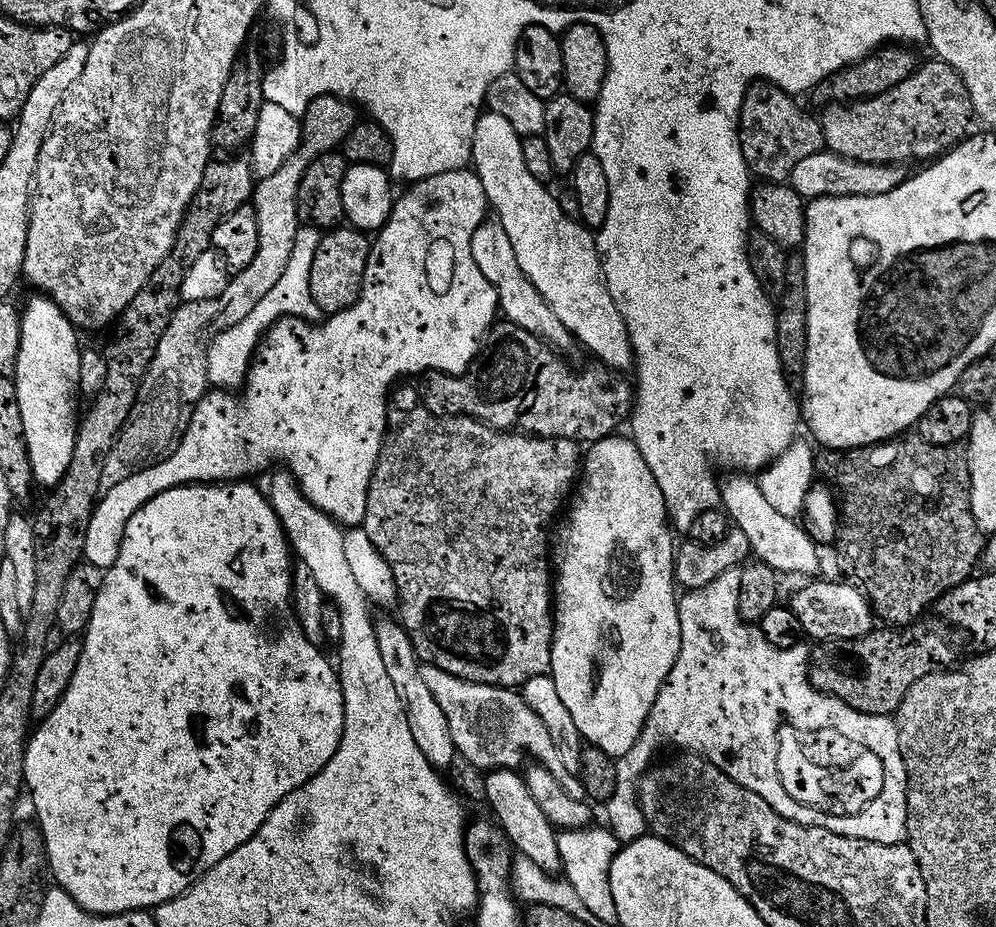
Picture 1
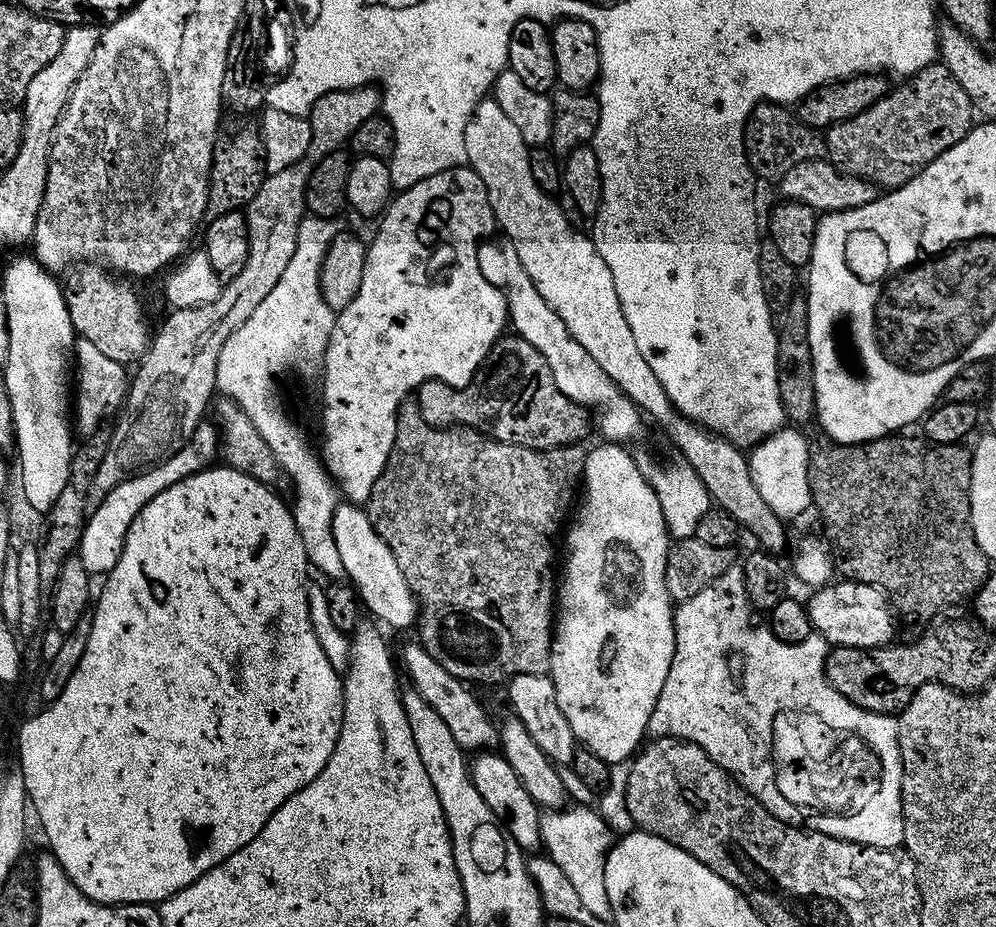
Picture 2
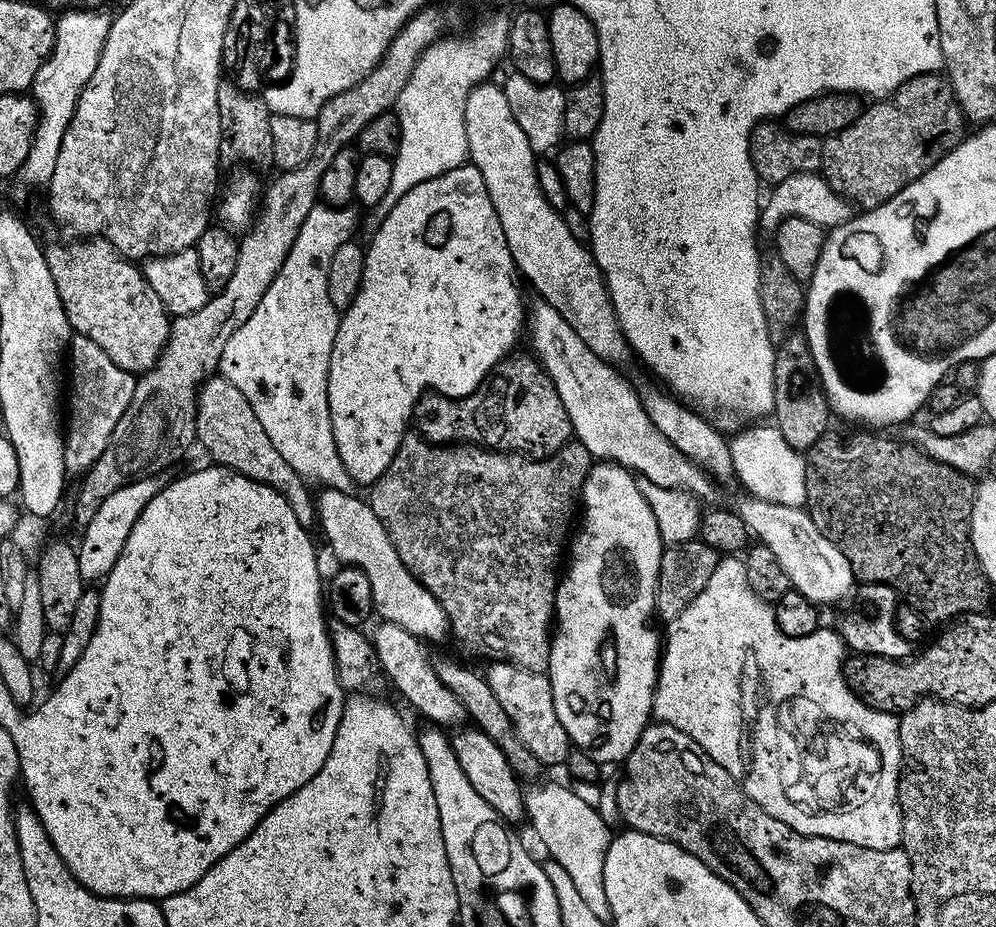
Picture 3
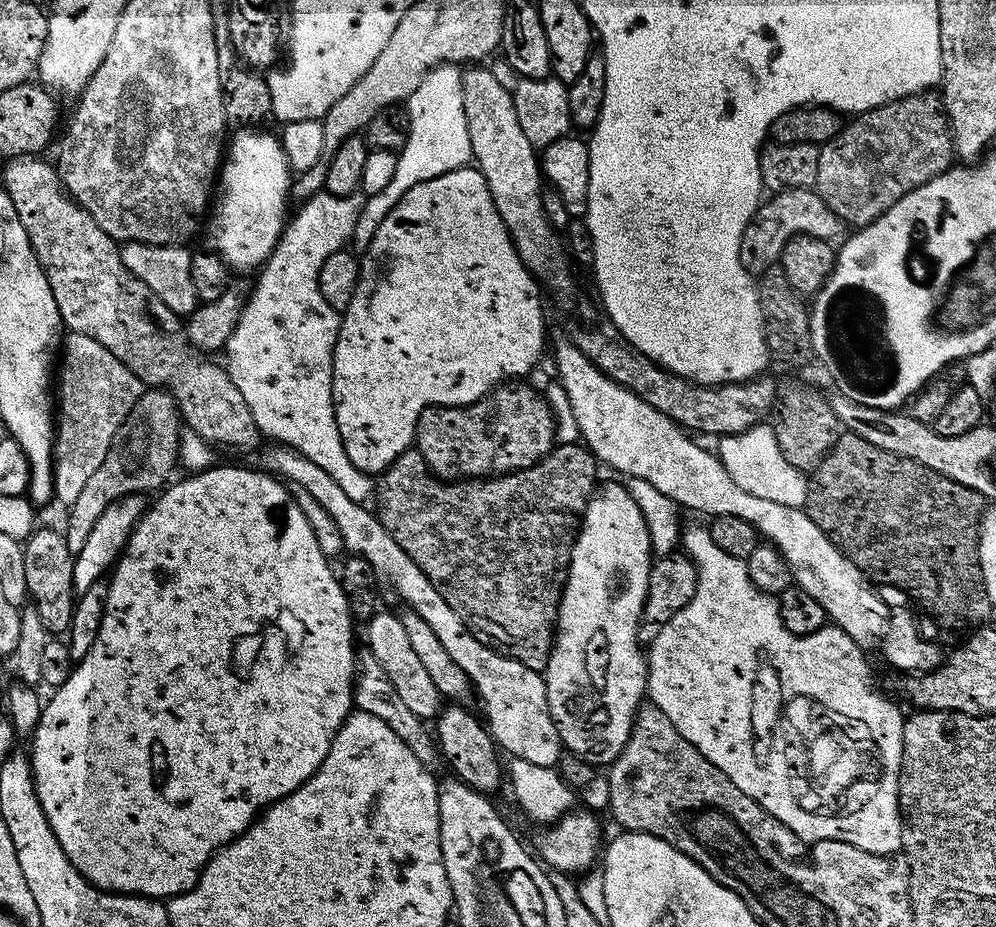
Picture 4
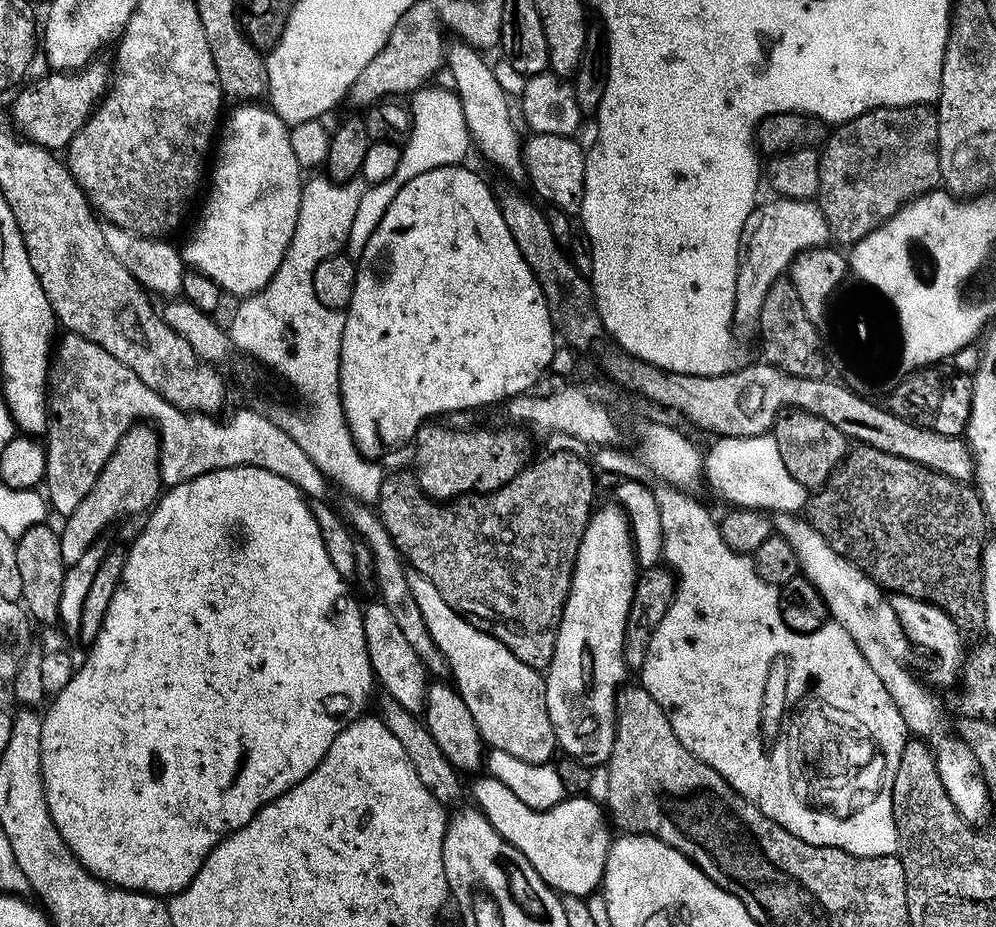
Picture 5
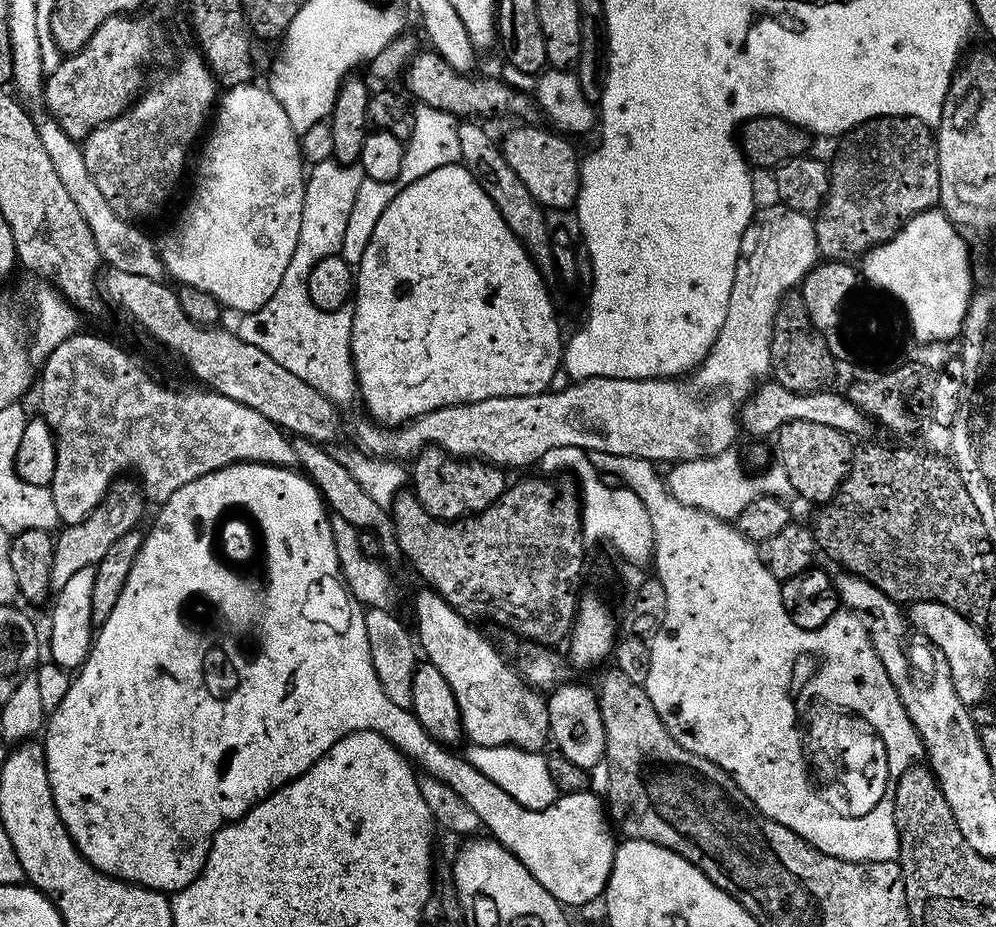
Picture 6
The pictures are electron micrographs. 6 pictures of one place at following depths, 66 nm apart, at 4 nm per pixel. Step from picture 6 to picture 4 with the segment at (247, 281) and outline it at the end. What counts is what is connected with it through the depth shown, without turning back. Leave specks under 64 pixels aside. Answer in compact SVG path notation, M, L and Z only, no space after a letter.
M240 130L236 137L231 137L218 173L218 191L210 208L210 219L207 221L208 232L212 235L211 247L223 258L229 269L259 269L267 261L280 243L284 232L290 201L290 189L294 179L286 162L286 154L282 150L279 139L264 130Z

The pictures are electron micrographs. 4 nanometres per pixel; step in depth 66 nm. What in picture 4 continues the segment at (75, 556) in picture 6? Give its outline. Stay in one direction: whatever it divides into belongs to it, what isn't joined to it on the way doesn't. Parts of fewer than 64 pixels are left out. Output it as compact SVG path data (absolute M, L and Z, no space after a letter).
M163 387L141 391L130 414L126 414L122 426L118 426L110 442L110 450L106 450L106 458L102 458L102 466L94 470L94 475L86 481L86 487L67 509L68 525L63 525L62 531L74 554L82 550L86 537L90 535L90 526L98 522L106 506L124 496L155 493L169 483L168 475L178 464L181 435L181 414L171 393Z

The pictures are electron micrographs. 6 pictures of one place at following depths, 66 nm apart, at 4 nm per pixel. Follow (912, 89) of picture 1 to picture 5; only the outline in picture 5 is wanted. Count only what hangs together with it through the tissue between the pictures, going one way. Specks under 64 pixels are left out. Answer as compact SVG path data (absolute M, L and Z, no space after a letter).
M928 106L875 108L864 112L839 125L822 145L818 203L824 211L831 239L840 246L866 240L871 232L889 223L911 200L923 198L940 183L938 122L935 111Z

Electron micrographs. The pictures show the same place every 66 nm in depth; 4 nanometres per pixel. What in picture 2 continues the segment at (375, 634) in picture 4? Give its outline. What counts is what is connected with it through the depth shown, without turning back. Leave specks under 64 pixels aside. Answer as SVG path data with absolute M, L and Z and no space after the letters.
M412 642L404 648L404 668L408 671L411 687L415 688L434 710L438 710L442 722L450 726L450 734L458 738L461 748L465 750L488 750L497 743L498 724L490 713L484 709L484 704L471 692L471 687L466 686L465 681L459 680L446 666L442 666L431 656L419 642Z

